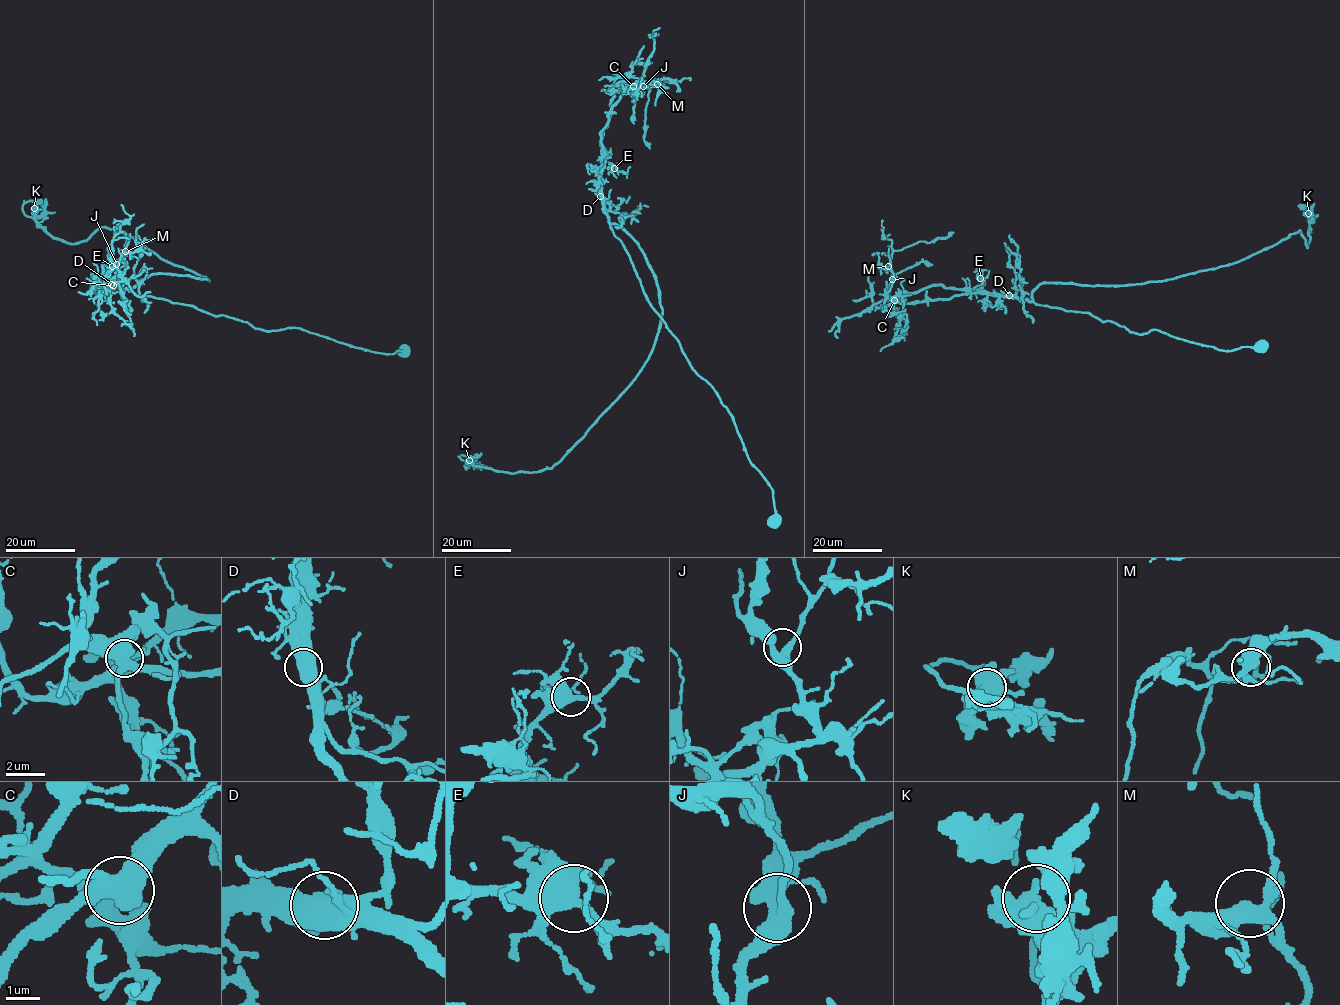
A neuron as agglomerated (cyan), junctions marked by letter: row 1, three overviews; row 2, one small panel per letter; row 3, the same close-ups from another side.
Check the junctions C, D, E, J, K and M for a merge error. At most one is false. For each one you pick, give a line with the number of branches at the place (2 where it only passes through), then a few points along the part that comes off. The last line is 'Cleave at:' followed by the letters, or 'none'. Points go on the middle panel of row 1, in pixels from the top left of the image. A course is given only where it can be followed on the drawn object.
D: 3 | (600, 195), (601, 131), (620, 96), (643, 80), (640, 84), (649, 87), (643, 141), (649, 148)
Cleave at: D

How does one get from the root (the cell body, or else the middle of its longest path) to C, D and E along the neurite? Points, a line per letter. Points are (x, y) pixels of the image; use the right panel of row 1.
C: (1262, 345), (1222, 351), (1157, 329), (1130, 333), (1088, 313), (998, 294), (961, 294), (907, 303), (894, 300)
D: (1262, 345), (1222, 351), (1157, 329), (1137, 334), (1110, 320), (1102, 322), (1088, 313), (1019, 301), (1009, 295)
E: (1262, 345), (1222, 351), (1157, 329), (1130, 333), (1088, 313), (987, 294), (980, 278)

